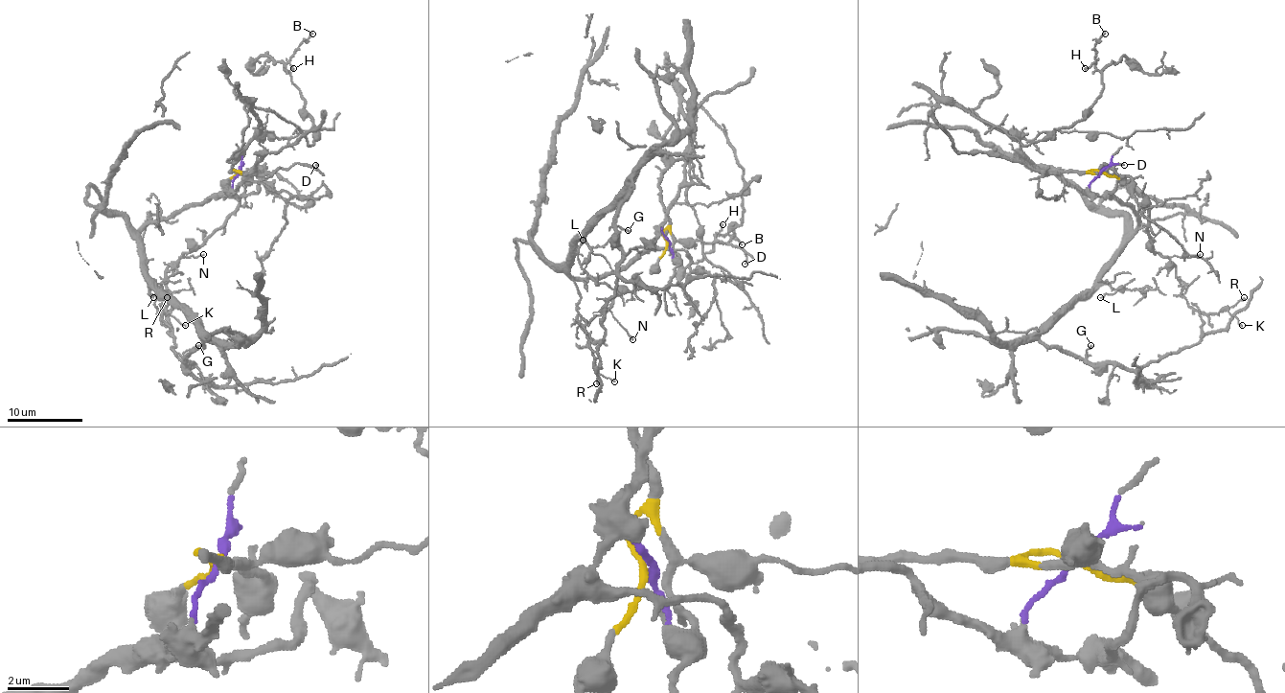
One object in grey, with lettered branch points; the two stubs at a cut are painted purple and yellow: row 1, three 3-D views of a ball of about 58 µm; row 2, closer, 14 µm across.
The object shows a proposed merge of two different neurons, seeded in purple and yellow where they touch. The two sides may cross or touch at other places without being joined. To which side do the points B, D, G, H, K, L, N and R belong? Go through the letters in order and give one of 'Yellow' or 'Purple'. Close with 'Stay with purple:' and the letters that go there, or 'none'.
B: Yellow
D: Yellow
G: Purple
H: Yellow
K: Purple
L: Purple
N: Yellow
R: Yellow
Stay with purple: G, K, L

